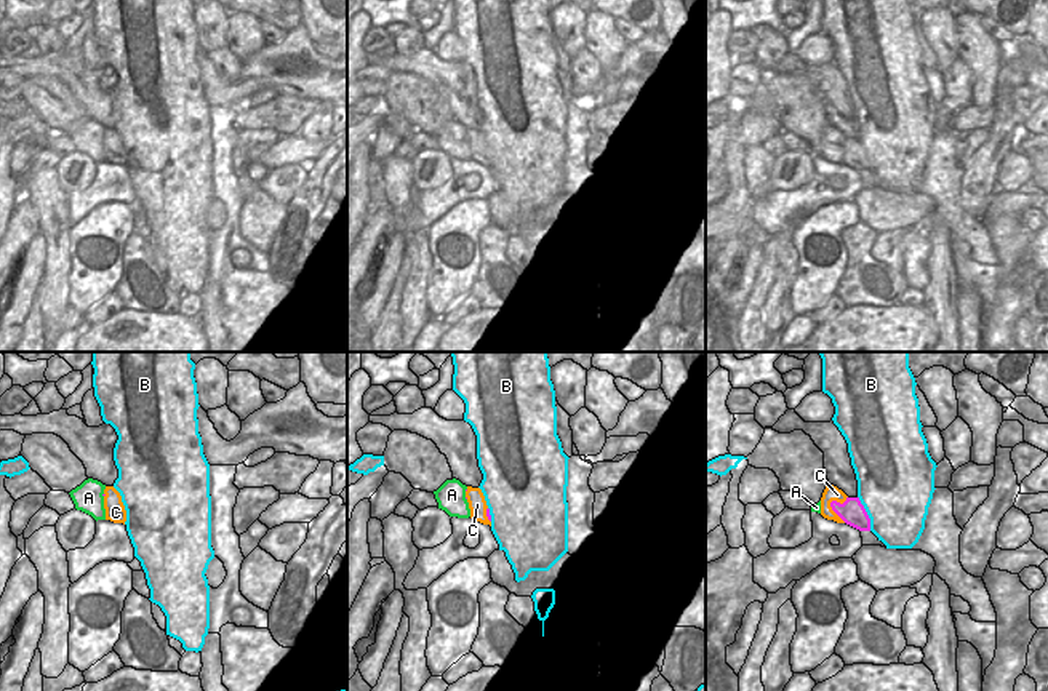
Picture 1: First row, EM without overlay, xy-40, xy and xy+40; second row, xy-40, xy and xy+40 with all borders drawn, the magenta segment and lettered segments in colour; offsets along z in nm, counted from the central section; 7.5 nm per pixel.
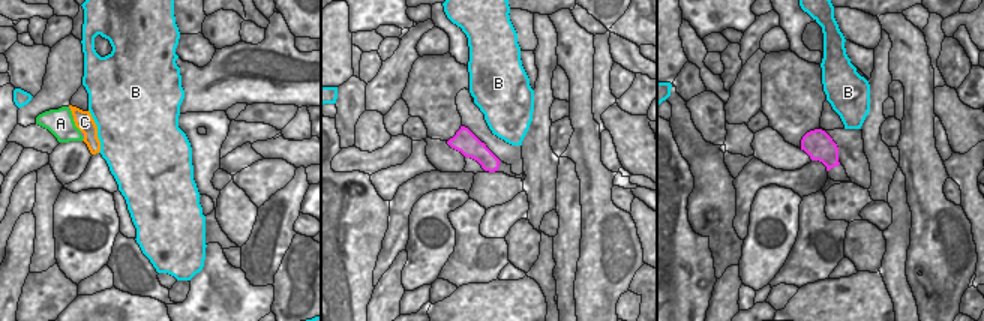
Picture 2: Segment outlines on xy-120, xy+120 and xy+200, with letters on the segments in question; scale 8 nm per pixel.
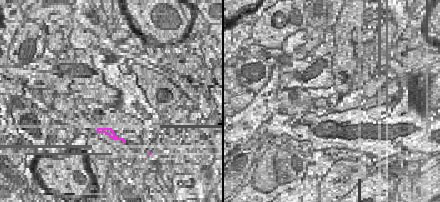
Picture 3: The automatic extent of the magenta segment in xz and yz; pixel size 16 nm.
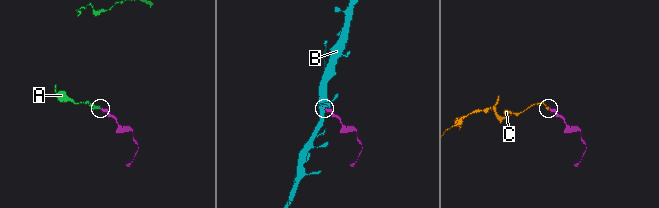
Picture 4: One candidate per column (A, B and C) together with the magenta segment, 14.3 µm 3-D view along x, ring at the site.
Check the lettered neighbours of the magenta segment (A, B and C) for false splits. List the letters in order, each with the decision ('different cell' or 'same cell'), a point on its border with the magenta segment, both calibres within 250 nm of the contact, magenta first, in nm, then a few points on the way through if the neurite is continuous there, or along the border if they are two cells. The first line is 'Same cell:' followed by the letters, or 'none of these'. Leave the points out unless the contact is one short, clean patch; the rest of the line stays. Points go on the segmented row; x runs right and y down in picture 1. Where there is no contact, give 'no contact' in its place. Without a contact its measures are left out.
Same cell: A
A: same cell | no contact
B: different cell | xy+40 (866, 514) | 190/480 nm | along xy+40 (858, 496), (869, 519), (871, 530)
C: different cell | xy+40 (834, 511) | 190/120 nm

